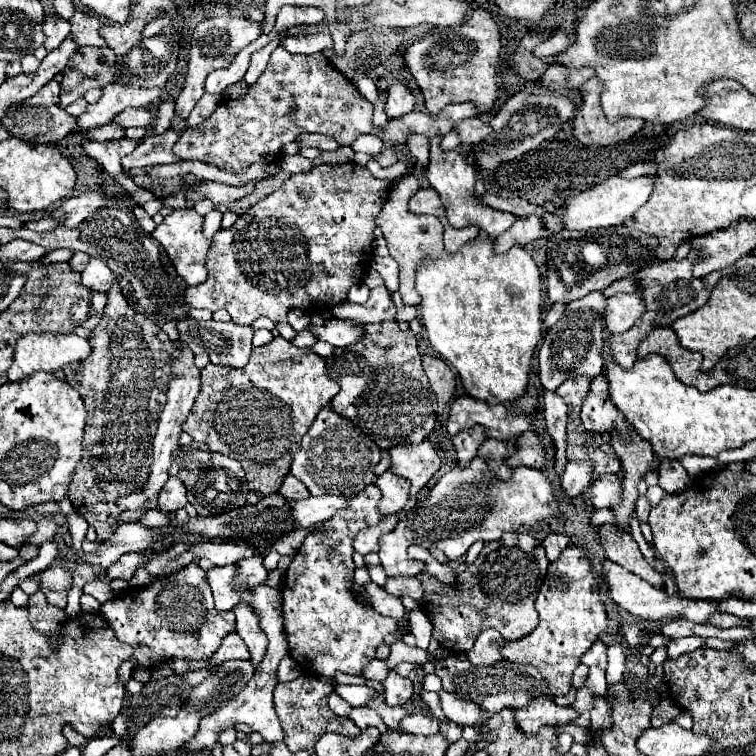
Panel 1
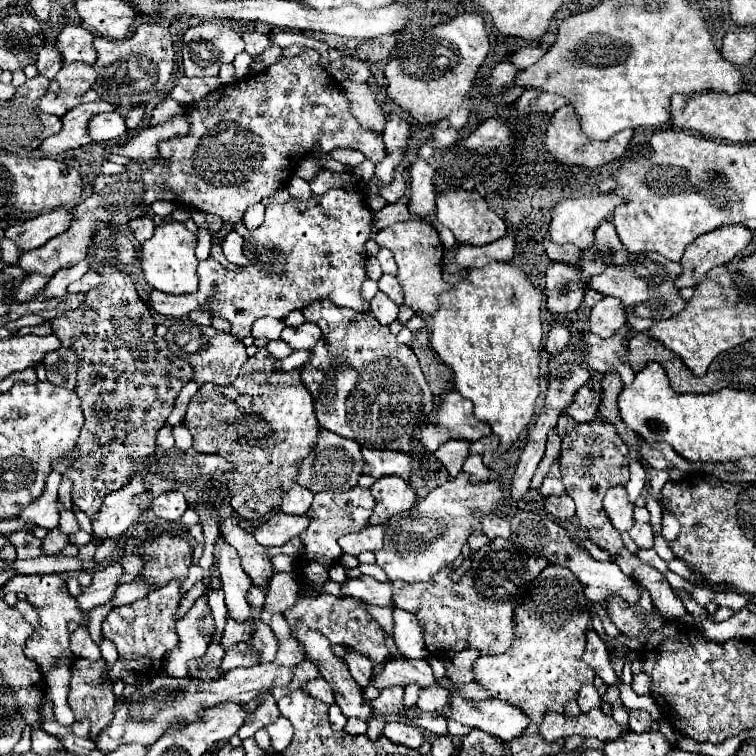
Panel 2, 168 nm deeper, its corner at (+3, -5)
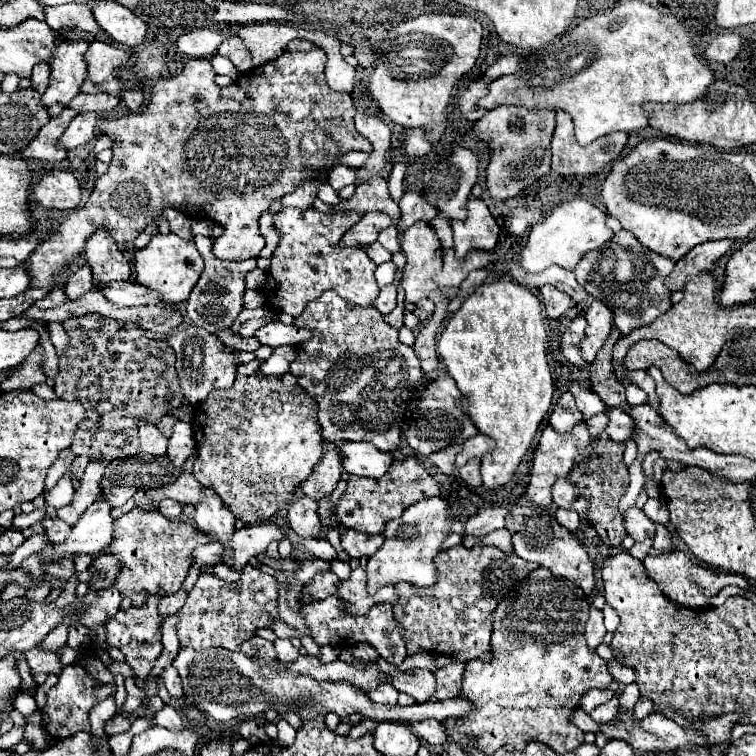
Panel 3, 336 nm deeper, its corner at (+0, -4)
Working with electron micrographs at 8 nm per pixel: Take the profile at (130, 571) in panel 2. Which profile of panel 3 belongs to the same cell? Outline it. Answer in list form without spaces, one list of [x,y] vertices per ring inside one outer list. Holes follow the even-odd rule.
[[[99,555],[93,559],[89,569],[93,571],[93,577],[89,579],[89,587],[99,587],[99,589],[109,587],[109,585],[113,585],[115,577],[119,575],[119,559],[113,555]],[[99,571],[105,571],[105,579],[97,577]]]

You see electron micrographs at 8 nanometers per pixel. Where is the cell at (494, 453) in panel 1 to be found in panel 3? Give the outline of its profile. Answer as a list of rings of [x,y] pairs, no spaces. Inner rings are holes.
[[[471,459],[467,461],[461,469],[459,469],[461,479],[467,483],[469,489],[477,489],[481,487],[481,475],[479,475],[479,459]]]

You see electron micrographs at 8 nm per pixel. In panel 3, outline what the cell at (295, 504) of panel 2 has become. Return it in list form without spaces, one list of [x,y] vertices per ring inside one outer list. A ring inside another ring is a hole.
[[[299,497],[291,507],[289,507],[289,525],[291,529],[307,539],[317,539],[319,537],[319,527],[321,527],[321,519],[317,513],[317,501],[311,497]]]

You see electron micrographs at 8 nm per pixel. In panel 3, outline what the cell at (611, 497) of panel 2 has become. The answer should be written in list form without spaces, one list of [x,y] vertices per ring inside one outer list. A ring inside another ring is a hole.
[[[637,507],[627,511],[625,527],[627,527],[627,533],[635,541],[643,541],[643,539],[655,535],[655,523],[651,519],[647,519],[647,515],[641,509],[637,509]]]

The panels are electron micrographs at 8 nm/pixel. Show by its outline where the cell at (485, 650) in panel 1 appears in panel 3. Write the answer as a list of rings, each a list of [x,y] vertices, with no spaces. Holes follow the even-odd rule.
[[[453,659],[447,667],[433,673],[437,681],[437,689],[435,689],[435,695],[431,695],[431,701],[443,701],[443,699],[457,697],[461,689],[461,679],[463,679],[463,667],[465,663]]]

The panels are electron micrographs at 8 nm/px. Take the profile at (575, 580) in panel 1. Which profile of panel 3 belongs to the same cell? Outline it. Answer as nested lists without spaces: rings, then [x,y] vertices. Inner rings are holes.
[[[539,567],[527,575],[513,591],[509,591],[493,611],[493,633],[491,647],[493,659],[489,663],[483,661],[467,661],[463,673],[463,685],[457,697],[471,699],[475,711],[463,719],[445,719],[443,729],[449,735],[451,731],[463,733],[473,739],[475,749],[485,755],[493,755],[505,743],[527,743],[533,737],[533,727],[537,727],[537,741],[545,743],[555,753],[573,751],[583,743],[583,731],[571,725],[569,717],[577,709],[579,699],[589,689],[609,689],[611,675],[607,671],[605,661],[589,651],[583,631],[585,621],[589,617],[589,601],[585,593],[571,581],[555,577],[551,571]]]

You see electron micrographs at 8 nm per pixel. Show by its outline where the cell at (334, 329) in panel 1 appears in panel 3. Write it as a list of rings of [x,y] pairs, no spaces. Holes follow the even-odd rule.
[[[281,321],[265,323],[255,331],[255,337],[261,345],[269,347],[281,347],[281,345],[297,345],[301,341],[311,339],[311,331],[299,329],[295,325],[283,325]]]

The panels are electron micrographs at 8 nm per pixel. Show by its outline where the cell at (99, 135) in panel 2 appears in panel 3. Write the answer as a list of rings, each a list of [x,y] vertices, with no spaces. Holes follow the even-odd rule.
[[[79,113],[75,119],[71,119],[69,127],[65,129],[65,133],[59,139],[59,145],[65,151],[71,151],[79,145],[89,143],[95,137],[101,121],[103,121],[103,117],[99,117],[97,113]]]

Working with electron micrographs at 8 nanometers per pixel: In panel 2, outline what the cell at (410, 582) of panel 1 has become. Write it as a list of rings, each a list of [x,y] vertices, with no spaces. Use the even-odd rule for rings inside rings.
[[[370,576],[350,578],[342,584],[342,594],[358,598],[366,604],[390,606],[392,604],[392,582],[378,582]]]

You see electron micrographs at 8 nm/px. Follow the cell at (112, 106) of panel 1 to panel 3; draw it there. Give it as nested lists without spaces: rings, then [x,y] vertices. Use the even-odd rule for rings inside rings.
[[[65,107],[61,111],[61,115],[51,117],[47,125],[43,125],[39,129],[39,135],[35,135],[35,139],[19,153],[23,159],[41,159],[41,161],[63,161],[67,157],[67,151],[63,151],[59,147],[59,137],[63,135],[67,123],[77,115],[77,111]]]

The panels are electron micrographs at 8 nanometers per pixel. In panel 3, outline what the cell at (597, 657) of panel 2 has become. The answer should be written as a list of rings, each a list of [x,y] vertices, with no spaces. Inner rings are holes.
[[[589,607],[589,621],[587,621],[587,627],[585,627],[585,639],[587,639],[587,645],[591,649],[595,649],[601,641],[603,641],[603,635],[607,633],[605,625],[603,625],[603,613],[597,609],[597,607]]]

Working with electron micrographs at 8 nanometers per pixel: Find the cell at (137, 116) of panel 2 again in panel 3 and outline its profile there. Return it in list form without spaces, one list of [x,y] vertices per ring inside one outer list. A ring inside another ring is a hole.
[[[123,91],[123,101],[131,111],[137,111],[143,105],[143,93],[141,91]]]

